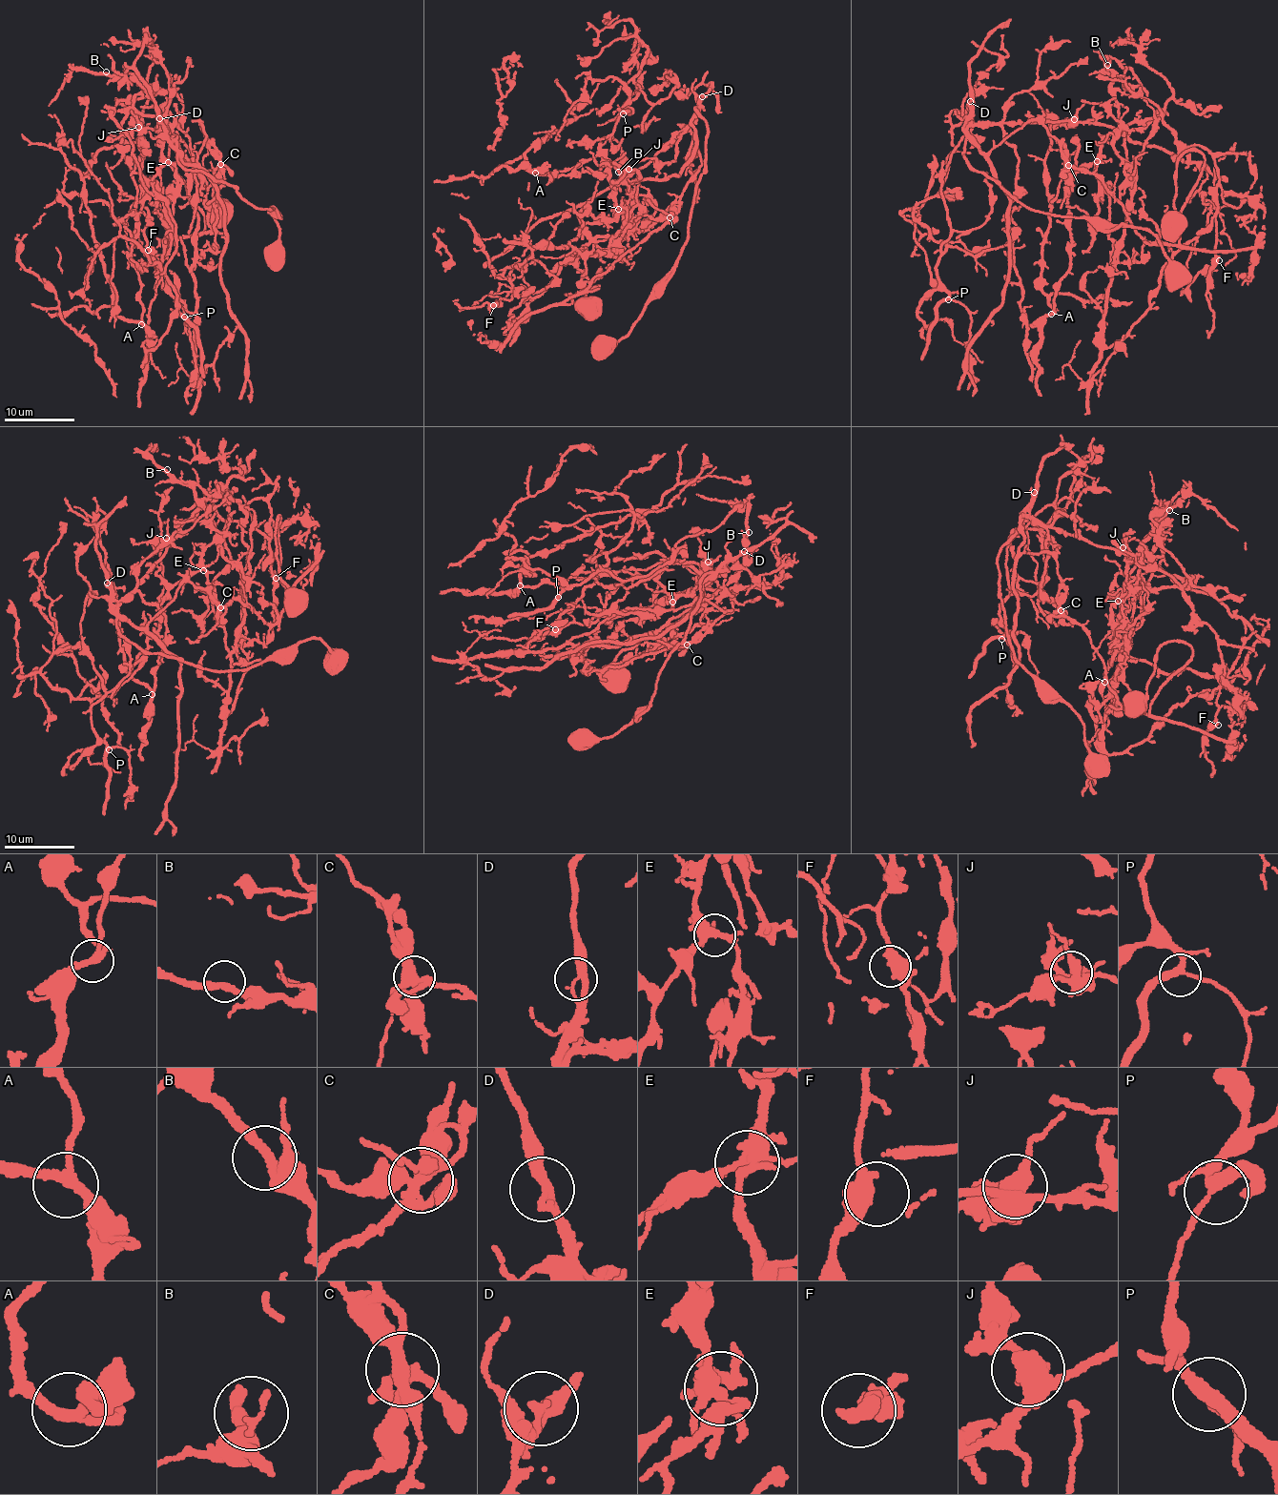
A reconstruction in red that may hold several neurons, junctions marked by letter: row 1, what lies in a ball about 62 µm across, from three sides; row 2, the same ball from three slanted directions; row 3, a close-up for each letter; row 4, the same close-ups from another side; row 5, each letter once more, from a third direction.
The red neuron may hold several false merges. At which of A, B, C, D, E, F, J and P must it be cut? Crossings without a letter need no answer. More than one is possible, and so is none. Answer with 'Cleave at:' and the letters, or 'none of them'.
Cleave at: C, D

